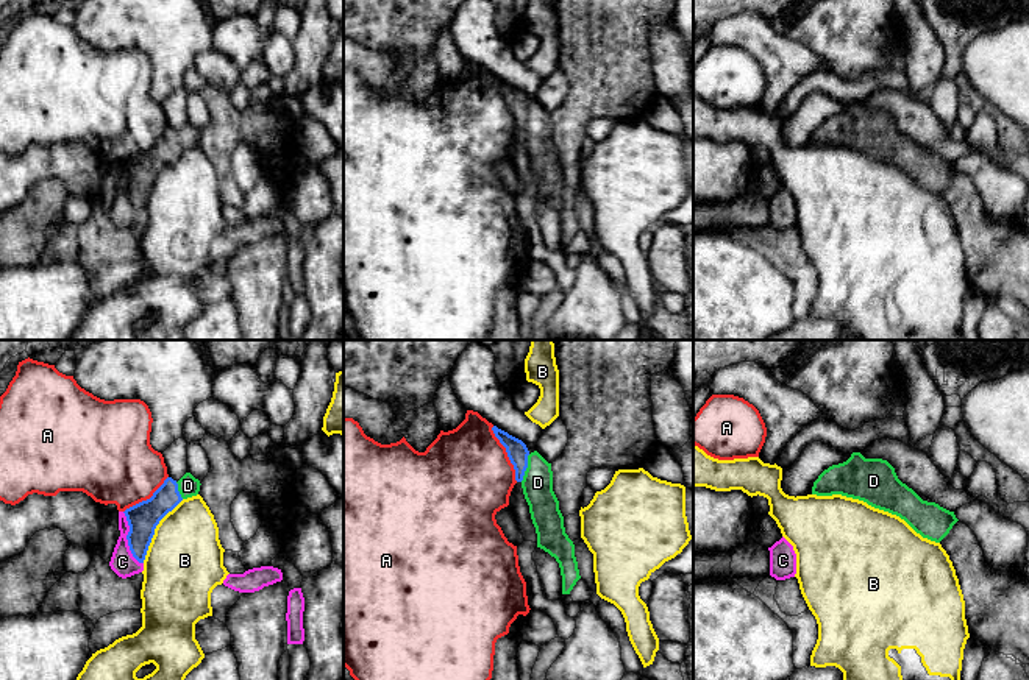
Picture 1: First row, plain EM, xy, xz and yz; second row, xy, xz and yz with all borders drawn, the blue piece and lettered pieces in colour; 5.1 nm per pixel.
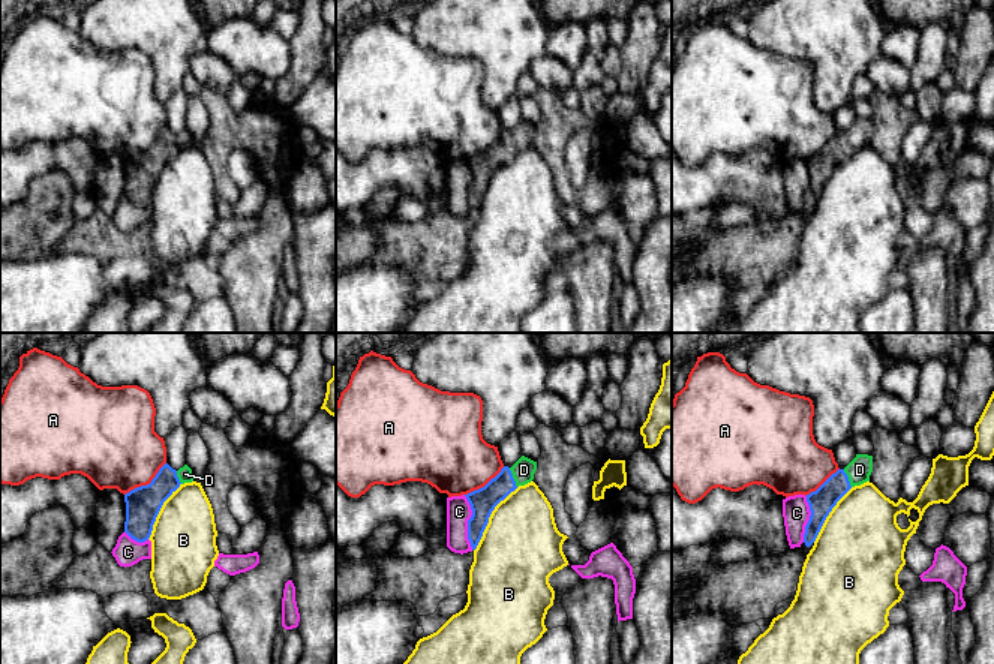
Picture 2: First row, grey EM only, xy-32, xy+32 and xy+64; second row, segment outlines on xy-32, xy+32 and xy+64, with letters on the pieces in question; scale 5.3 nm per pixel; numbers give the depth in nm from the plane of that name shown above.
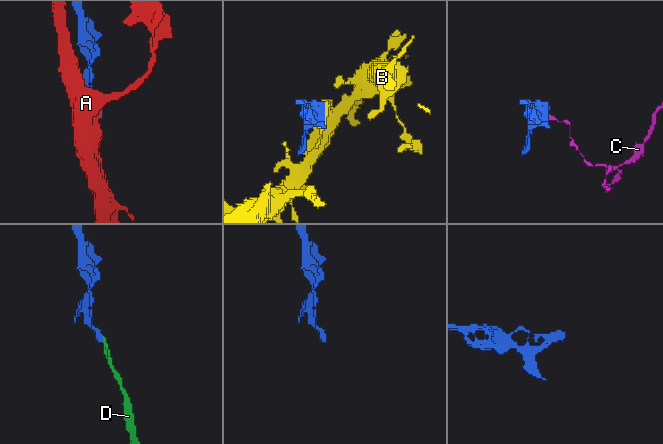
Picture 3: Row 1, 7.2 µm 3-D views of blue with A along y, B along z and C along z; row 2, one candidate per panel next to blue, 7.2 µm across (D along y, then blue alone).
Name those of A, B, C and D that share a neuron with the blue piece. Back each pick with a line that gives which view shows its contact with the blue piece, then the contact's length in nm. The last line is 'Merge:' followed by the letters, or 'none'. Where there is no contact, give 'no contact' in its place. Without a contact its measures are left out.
D: xz | 150 nm
Merge: D

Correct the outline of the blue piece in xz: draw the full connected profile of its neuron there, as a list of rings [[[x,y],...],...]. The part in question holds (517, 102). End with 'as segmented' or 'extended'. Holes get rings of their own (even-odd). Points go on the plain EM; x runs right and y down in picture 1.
[[[497,76],[492,81],[506,98],[515,120],[515,131],[522,134],[537,184],[537,198],[556,209],[562,226],[562,245],[570,245],[581,226],[575,207],[575,195],[565,184],[564,167],[553,142],[551,114],[537,101],[529,103],[522,90]]]; extended

